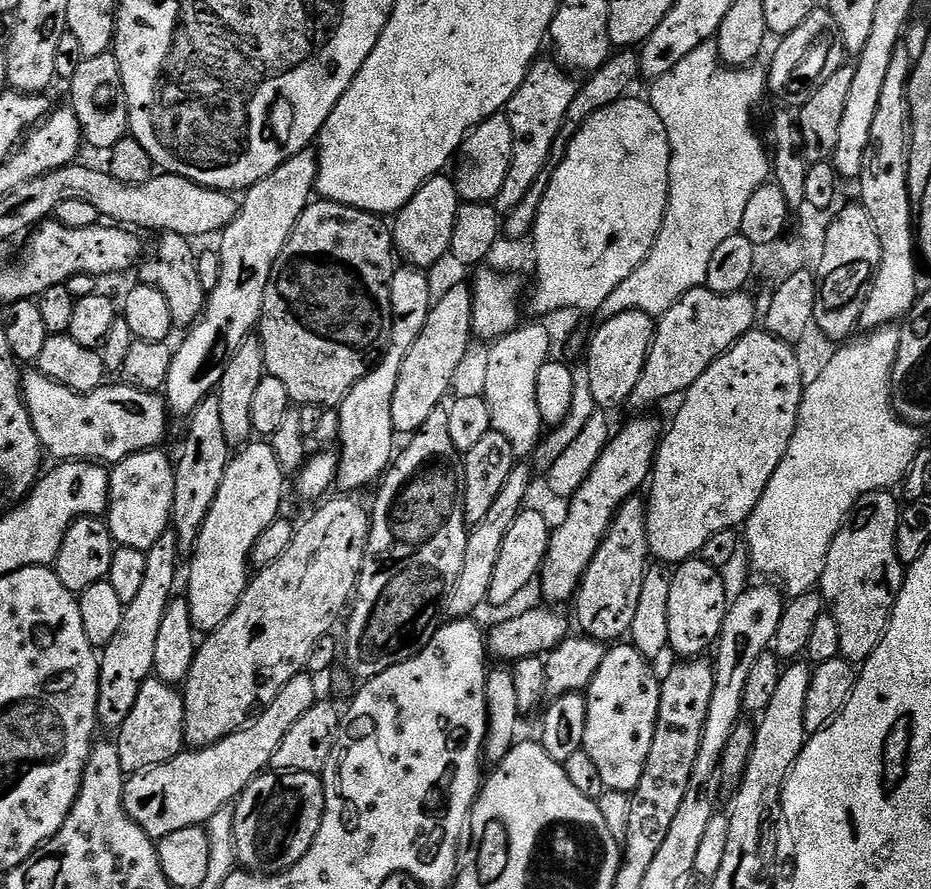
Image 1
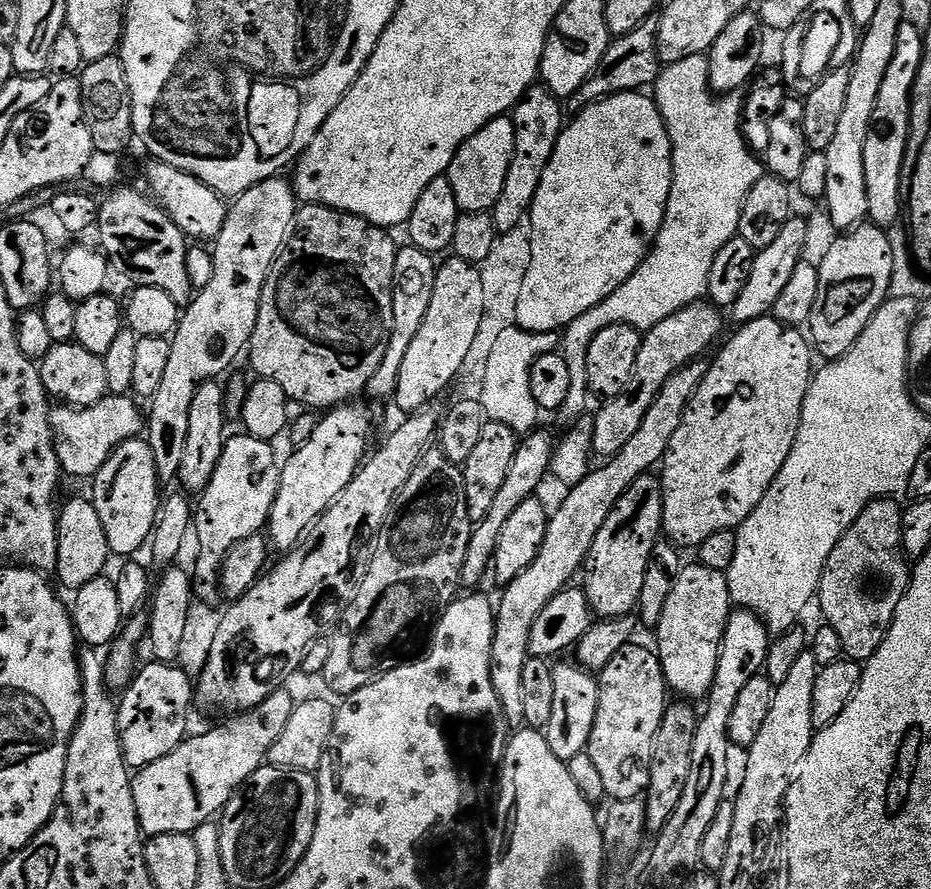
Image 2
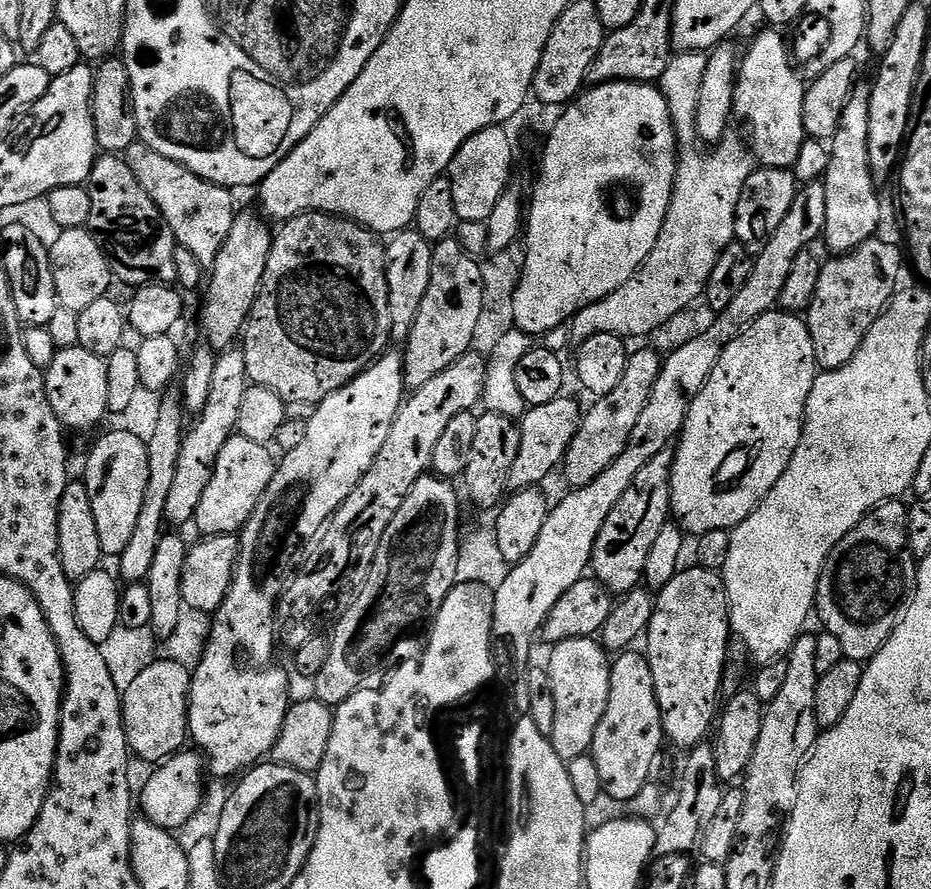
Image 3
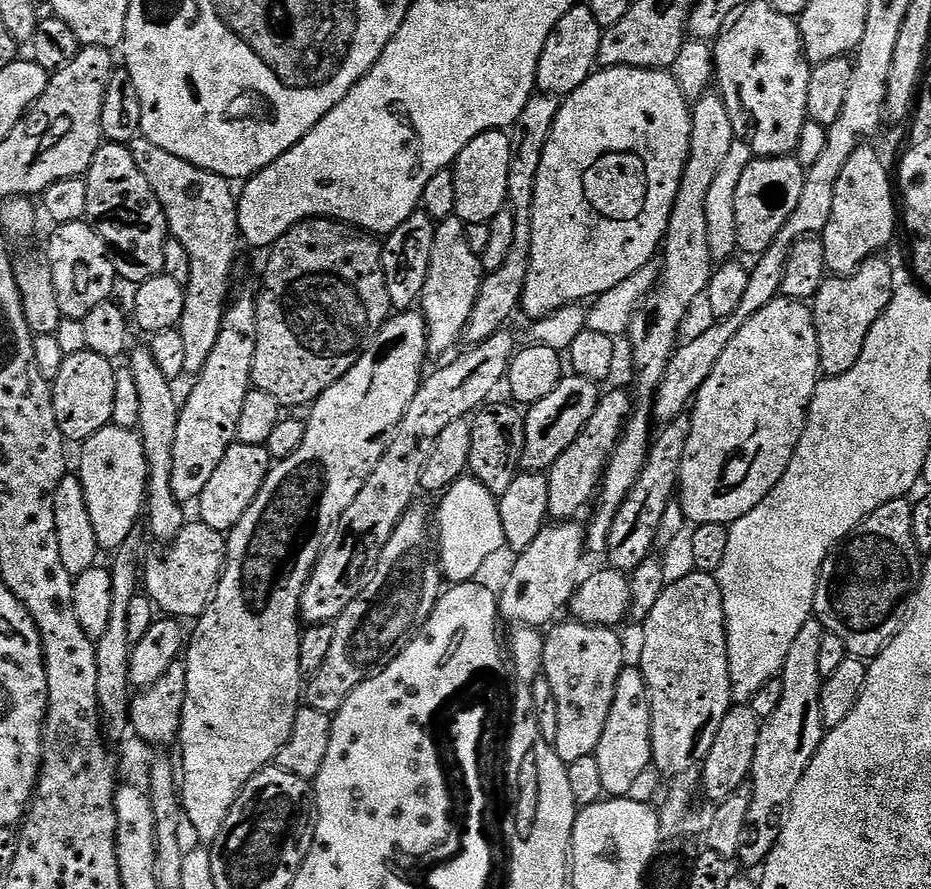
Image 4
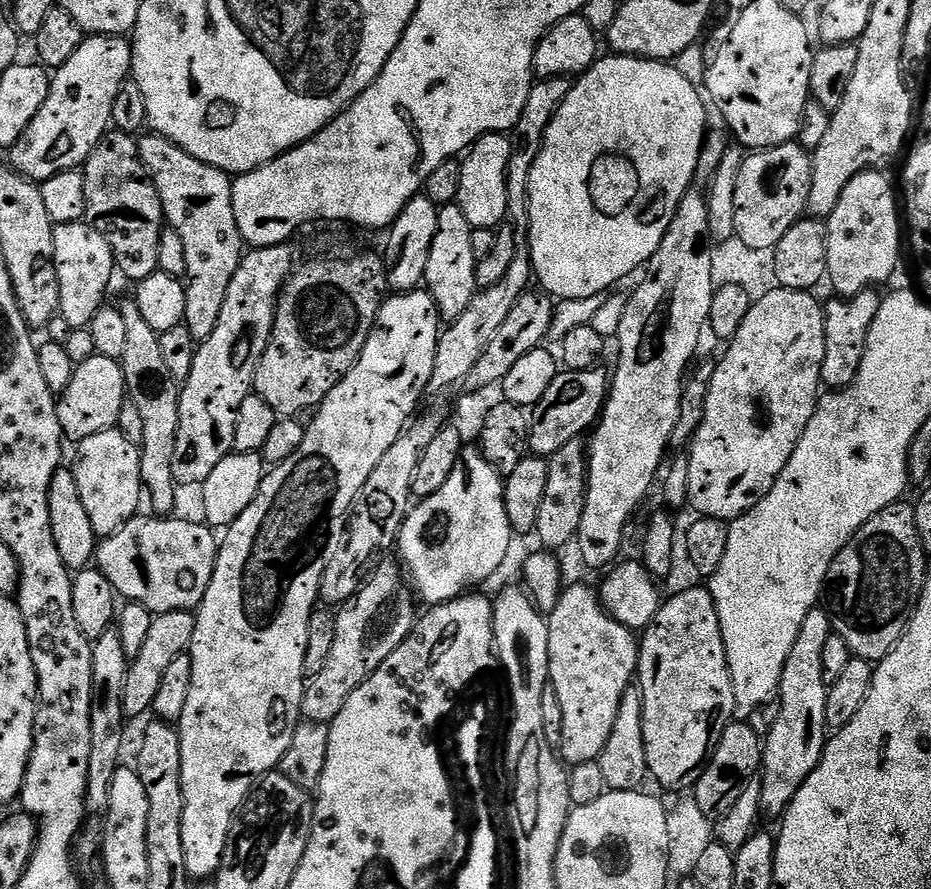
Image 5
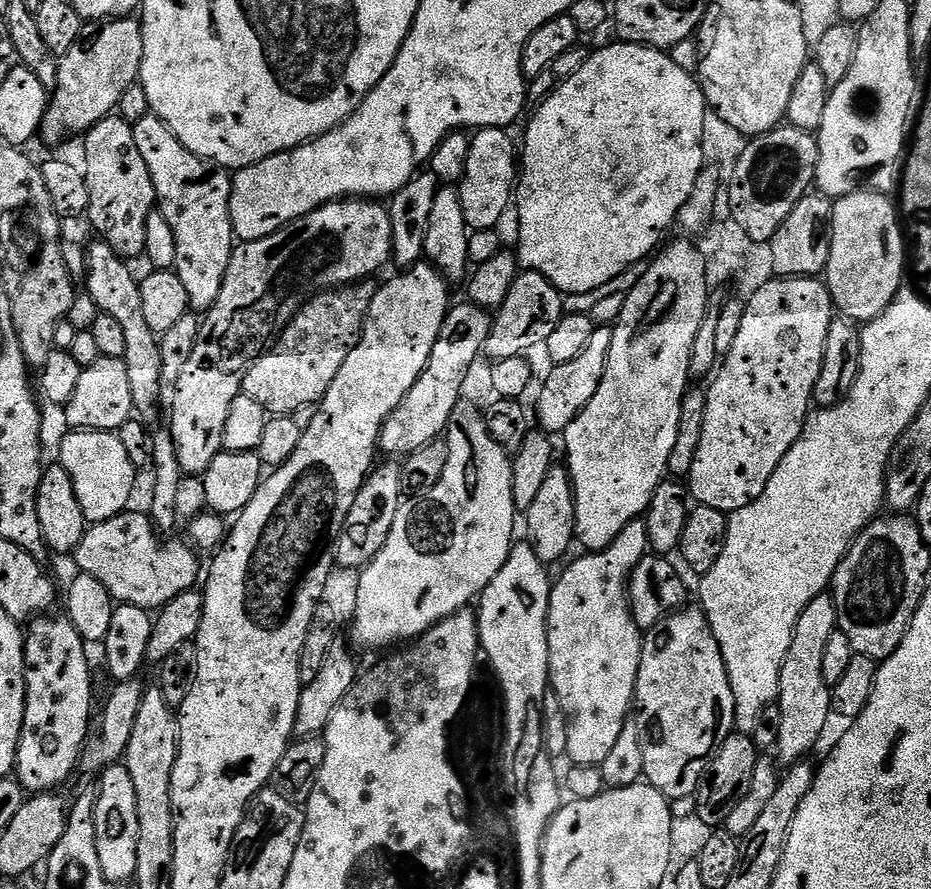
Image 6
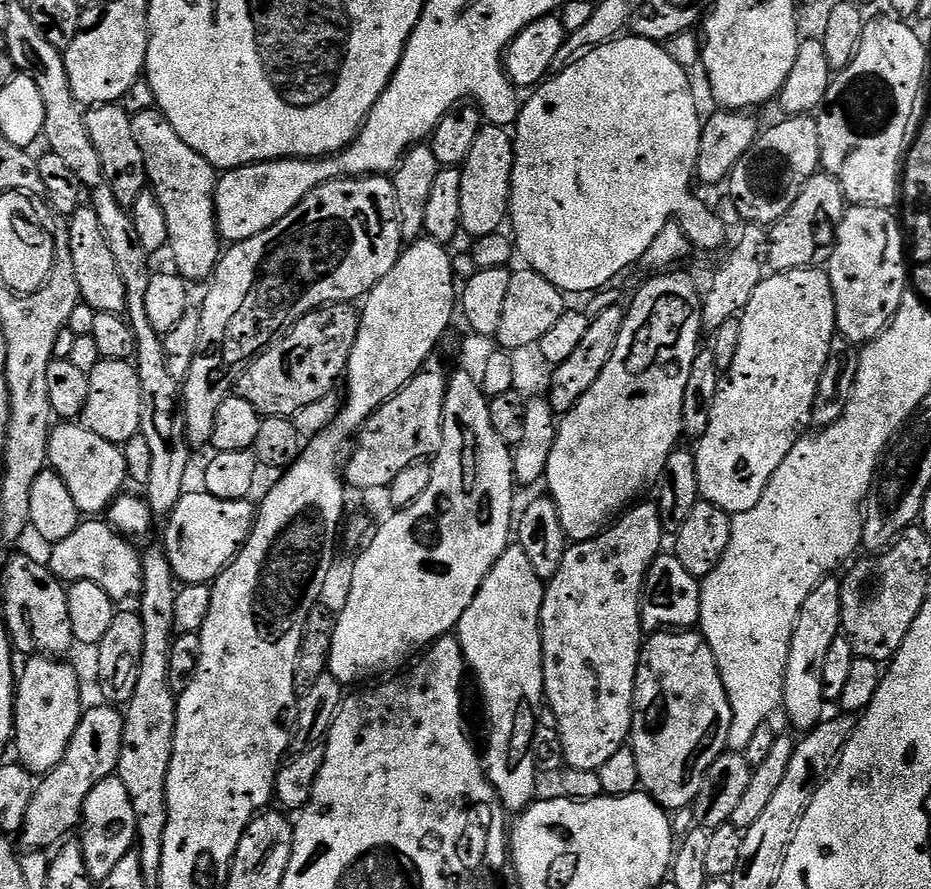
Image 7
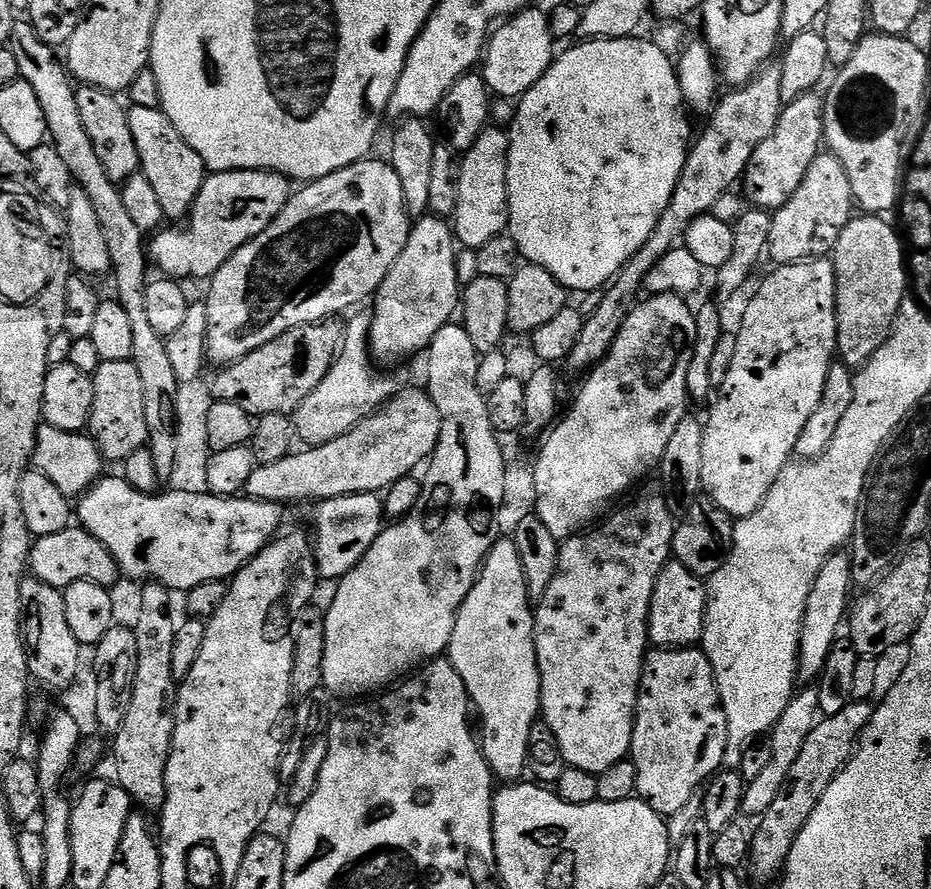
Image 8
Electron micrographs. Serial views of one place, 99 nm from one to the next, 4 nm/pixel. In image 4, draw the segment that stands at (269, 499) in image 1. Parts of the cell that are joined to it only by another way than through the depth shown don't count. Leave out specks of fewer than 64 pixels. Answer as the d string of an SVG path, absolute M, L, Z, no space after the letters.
M239 442L232 444L230 450L226 450L222 457L222 462L218 462L218 470L214 470L206 490L202 490L198 501L199 523L211 528L230 530L238 522L242 522L242 514L246 514L254 498L258 498L258 490L262 490L273 463L273 458L265 445Z

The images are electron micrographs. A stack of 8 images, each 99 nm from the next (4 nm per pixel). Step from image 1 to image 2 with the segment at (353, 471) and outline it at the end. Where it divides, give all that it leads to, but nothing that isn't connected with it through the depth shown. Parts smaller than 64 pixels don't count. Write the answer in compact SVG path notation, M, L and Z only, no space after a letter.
M401 247L394 262L394 282L392 283L392 305L394 306L394 326L390 334L390 346L386 346L386 358L382 358L382 366L374 370L374 378L370 378L366 392L376 400L395 397L398 370L402 366L402 358L406 358L406 350L410 342L422 330L422 318L426 318L426 309L430 307L430 298L434 298L434 278L437 261L421 248Z

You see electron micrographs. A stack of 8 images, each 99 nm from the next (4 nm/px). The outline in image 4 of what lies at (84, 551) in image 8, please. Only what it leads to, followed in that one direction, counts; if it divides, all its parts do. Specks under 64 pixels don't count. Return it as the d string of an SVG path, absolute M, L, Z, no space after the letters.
M199 522L185 523L161 556L152 556L142 564L142 588L161 613L172 618L199 618L214 598L228 555L225 533Z

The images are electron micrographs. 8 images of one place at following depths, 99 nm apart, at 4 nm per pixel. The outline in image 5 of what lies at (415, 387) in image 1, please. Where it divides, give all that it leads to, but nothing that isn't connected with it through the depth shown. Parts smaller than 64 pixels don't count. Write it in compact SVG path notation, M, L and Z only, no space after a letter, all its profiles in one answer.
M456 203L445 204L438 214L438 234L430 246L430 258L426 258L426 274L423 287L434 298L441 321L451 322L470 306L478 291L476 286L476 255L472 243L472 227L466 222L466 214Z

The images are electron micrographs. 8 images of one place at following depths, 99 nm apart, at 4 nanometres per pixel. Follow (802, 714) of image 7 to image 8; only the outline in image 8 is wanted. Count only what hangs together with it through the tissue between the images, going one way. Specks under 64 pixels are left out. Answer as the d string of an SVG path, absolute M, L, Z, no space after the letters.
M844 550L834 552L826 558L826 562L822 562L822 570L818 570L814 586L810 586L810 598L806 598L806 614L800 623L798 676L801 681L814 682L819 679L822 666L826 666L826 658L830 658L830 650L841 635L840 627L843 624L845 627L846 617L850 612L848 595L852 591L854 585L851 555Z

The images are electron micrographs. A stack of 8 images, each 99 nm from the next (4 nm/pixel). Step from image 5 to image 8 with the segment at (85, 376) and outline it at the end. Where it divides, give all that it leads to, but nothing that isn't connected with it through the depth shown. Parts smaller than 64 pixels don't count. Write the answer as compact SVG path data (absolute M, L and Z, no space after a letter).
M131 360L126 362L101 362L92 377L94 386L94 410L88 419L87 431L92 441L100 447L105 461L123 462L134 450L148 442L146 430L146 398L142 394L142 378Z

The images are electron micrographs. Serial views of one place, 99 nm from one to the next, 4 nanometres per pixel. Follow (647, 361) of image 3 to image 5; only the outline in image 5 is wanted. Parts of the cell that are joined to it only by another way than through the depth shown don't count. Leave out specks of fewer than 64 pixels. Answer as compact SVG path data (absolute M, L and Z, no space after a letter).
M583 439L571 440L553 456L547 457L548 477L546 494L542 494L542 506L538 506L538 522L534 536L541 540L543 547L557 550L563 544L571 545L576 539L576 531L582 522L582 510L586 506L588 493L588 462L586 444Z

